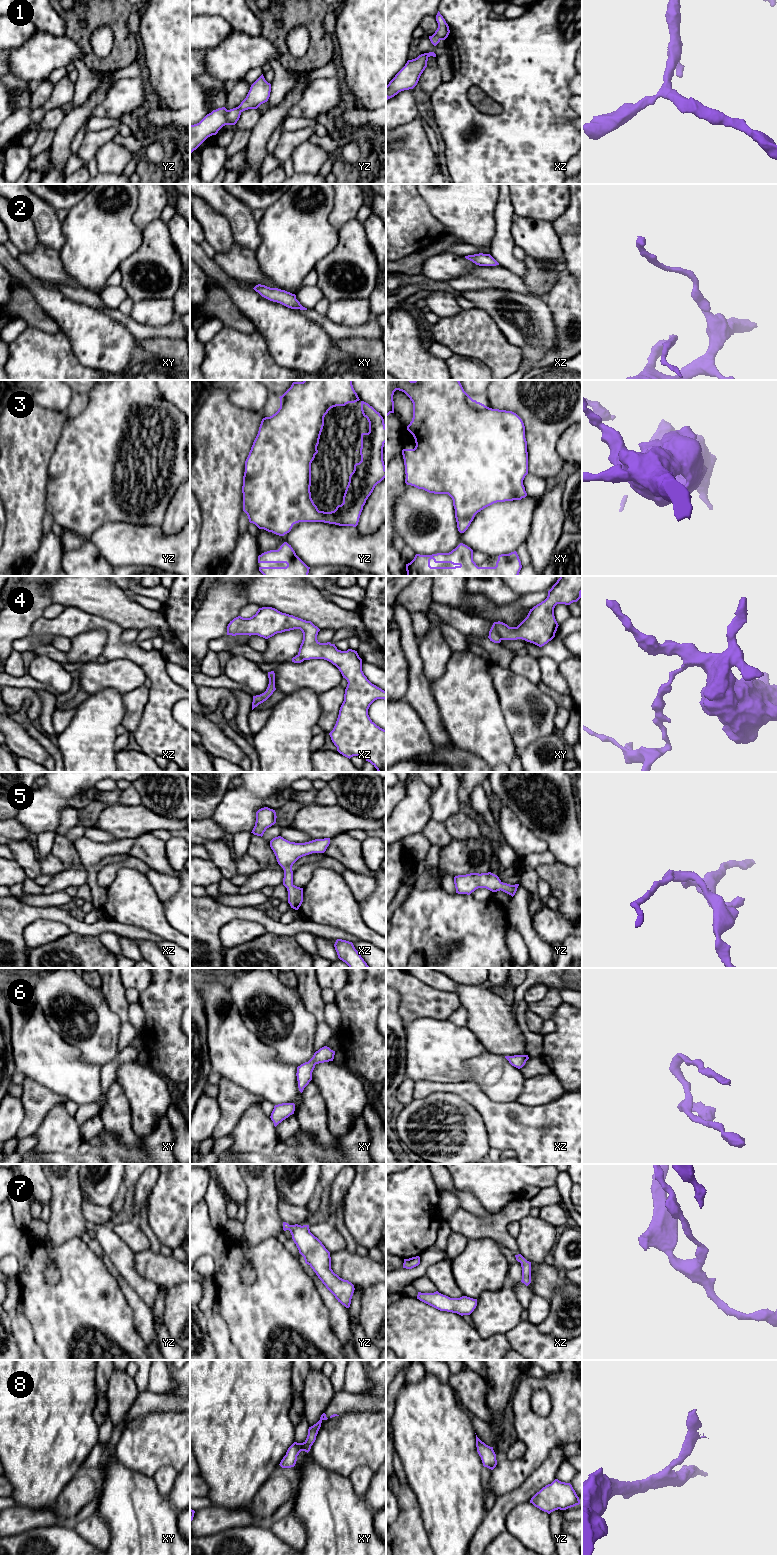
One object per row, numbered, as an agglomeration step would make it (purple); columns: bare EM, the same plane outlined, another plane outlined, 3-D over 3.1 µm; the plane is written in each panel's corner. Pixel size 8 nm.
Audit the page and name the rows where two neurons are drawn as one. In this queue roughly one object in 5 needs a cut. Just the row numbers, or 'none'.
4

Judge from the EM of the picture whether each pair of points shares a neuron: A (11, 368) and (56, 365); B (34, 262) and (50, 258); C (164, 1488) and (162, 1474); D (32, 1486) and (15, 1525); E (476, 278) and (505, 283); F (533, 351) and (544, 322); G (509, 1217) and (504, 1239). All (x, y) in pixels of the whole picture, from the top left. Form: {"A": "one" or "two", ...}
{"A": "one", "B": "one", "C": "one", "D": "two", "E": "one", "F": "one", "G": "one"}

